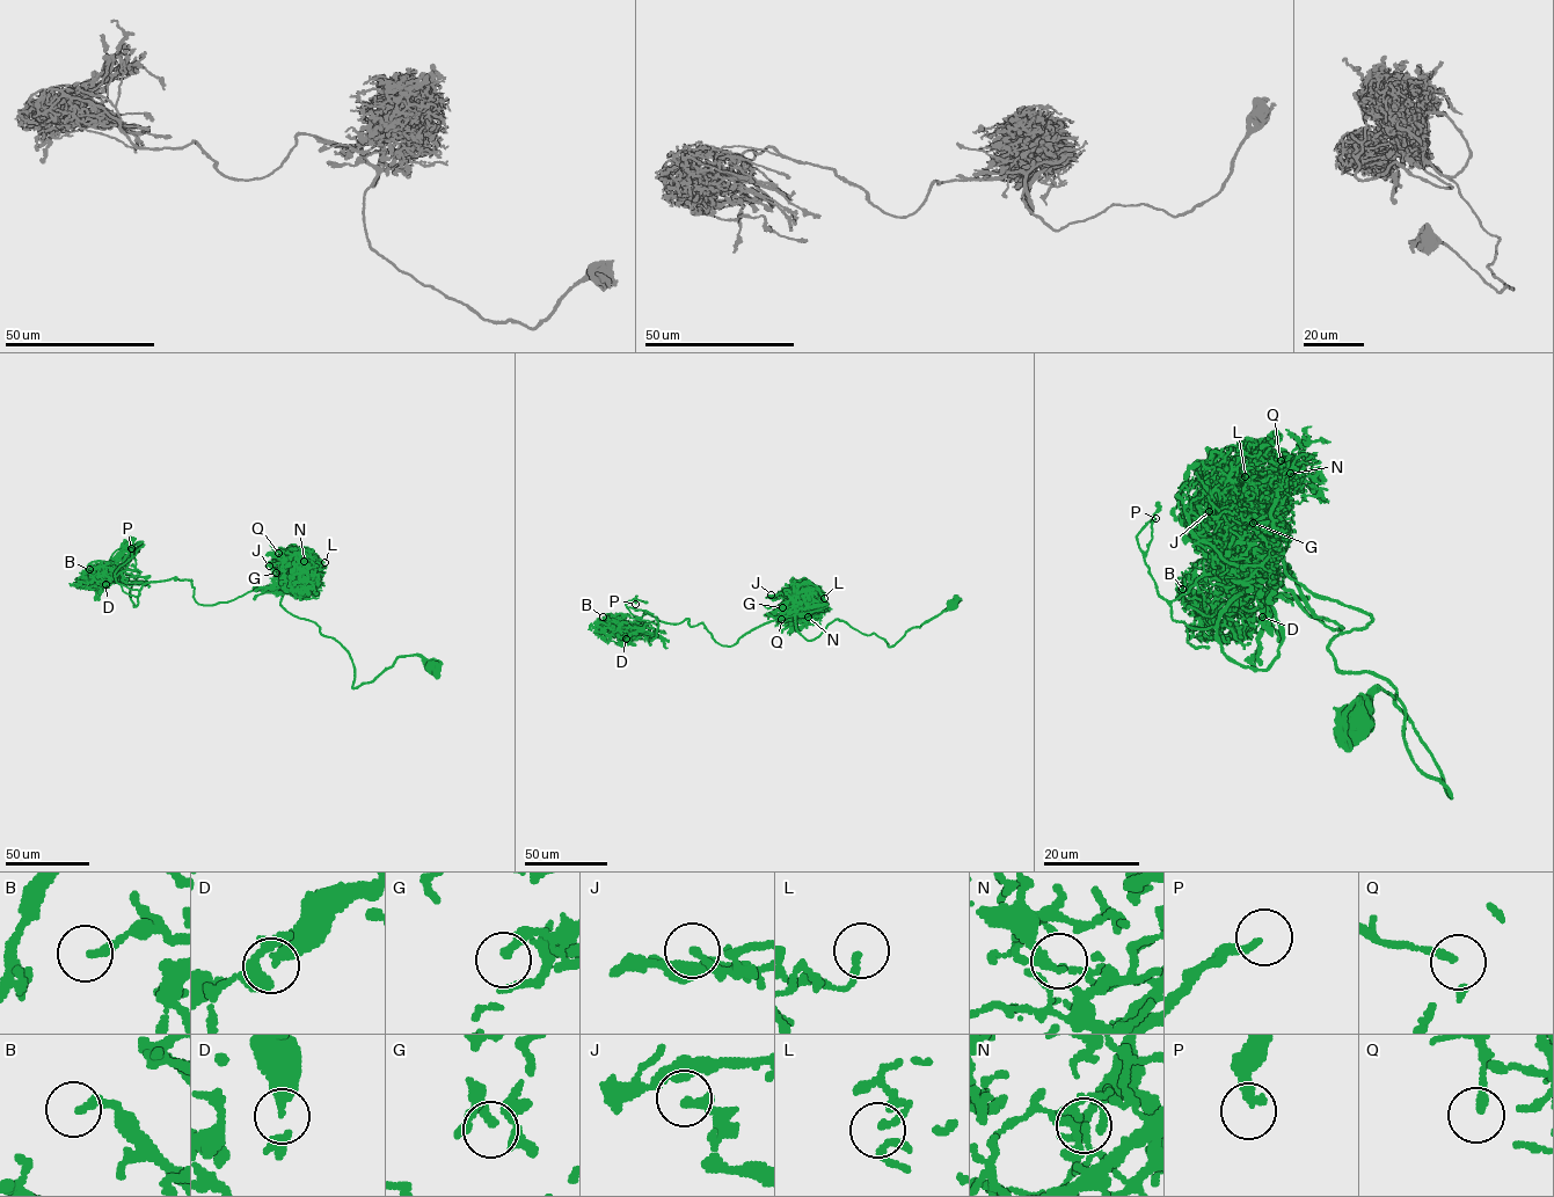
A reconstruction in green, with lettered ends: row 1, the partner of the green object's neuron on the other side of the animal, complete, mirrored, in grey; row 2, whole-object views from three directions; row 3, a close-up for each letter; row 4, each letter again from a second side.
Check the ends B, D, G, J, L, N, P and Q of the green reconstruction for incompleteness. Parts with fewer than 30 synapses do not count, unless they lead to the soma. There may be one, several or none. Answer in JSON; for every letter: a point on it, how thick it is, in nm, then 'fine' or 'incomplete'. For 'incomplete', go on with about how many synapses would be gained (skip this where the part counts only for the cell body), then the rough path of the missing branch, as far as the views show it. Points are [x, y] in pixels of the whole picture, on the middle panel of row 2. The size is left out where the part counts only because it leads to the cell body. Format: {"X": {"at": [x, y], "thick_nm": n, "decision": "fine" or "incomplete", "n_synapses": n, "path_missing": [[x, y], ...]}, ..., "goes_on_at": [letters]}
{"B": {"at": [603, 617], "thick_nm": 220, "decision": "fine"}, "D": {"at": [626, 639], "thick_nm": 240, "decision": "fine"}, "G": {"at": [782, 607], "thick_nm": 180, "decision": "fine"}, "J": {"at": [771, 595], "thick_nm": 220, "decision": "fine"}, "L": {"at": [824, 598], "thick_nm": 180, "decision": "fine"}, "N": {"at": [808, 617], "thick_nm": 120, "decision": "fine"}, "P": {"at": [635, 604], "thick_nm": 240, "decision": "incomplete", "n_synapses": 45}, "Q": {"at": [781, 619], "thick_nm": 140, "decision": "fine"}, "goes_on_at": ["P"]}

